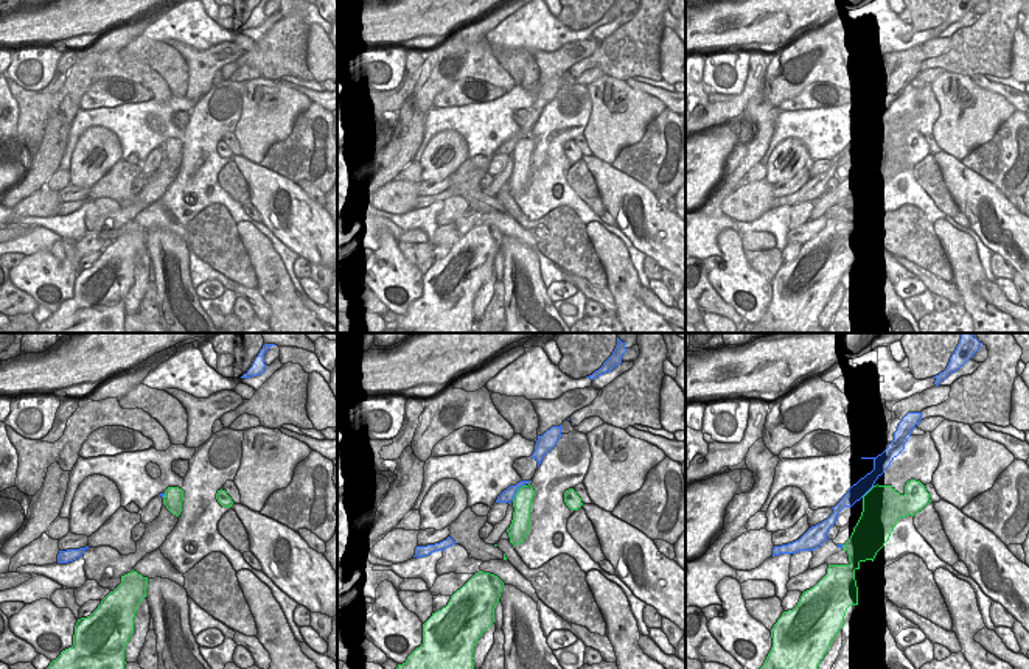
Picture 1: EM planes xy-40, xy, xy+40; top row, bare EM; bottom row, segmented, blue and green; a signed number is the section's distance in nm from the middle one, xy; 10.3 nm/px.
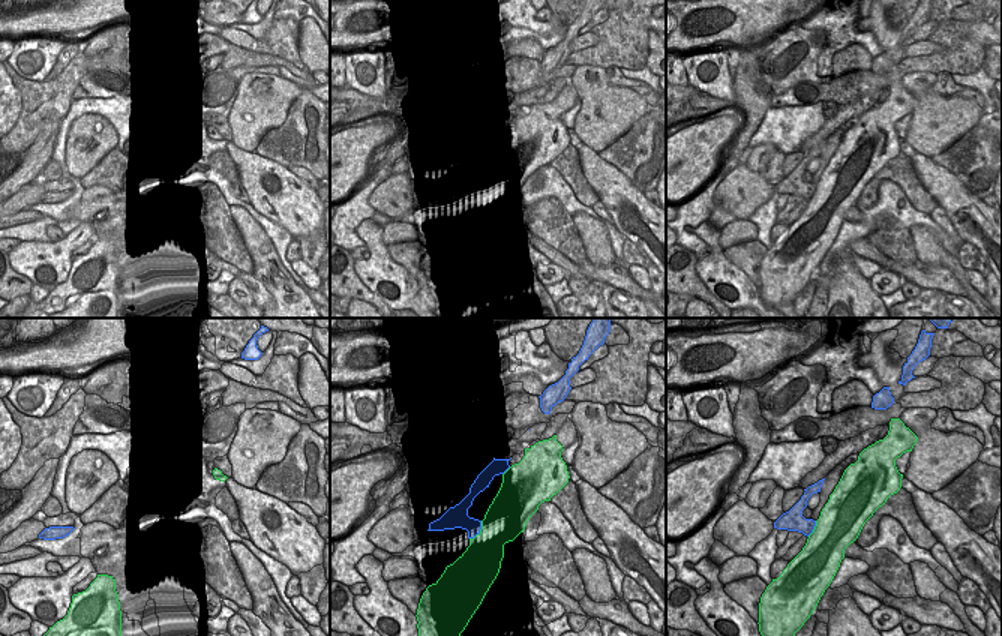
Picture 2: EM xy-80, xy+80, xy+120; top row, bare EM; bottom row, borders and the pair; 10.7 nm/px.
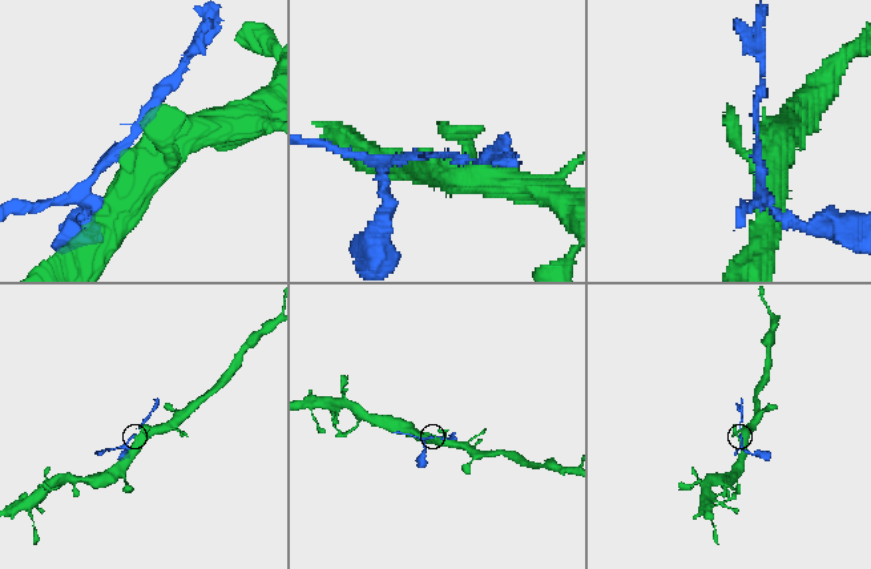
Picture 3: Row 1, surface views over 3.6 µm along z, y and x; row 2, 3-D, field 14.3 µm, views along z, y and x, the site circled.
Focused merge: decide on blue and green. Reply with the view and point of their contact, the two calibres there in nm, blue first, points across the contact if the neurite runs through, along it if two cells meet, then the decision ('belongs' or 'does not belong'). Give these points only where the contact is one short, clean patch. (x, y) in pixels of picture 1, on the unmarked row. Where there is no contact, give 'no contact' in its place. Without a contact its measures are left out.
xy (516, 142) | 130/190 nm | does not belong

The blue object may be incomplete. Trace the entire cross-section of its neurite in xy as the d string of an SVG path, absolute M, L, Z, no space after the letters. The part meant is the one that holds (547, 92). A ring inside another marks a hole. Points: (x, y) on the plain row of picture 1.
M561 76L552 78L542 87L538 87L535 103L530 107L532 110L538 112L538 118L539 118L542 109L556 96L560 89L561 89Z

